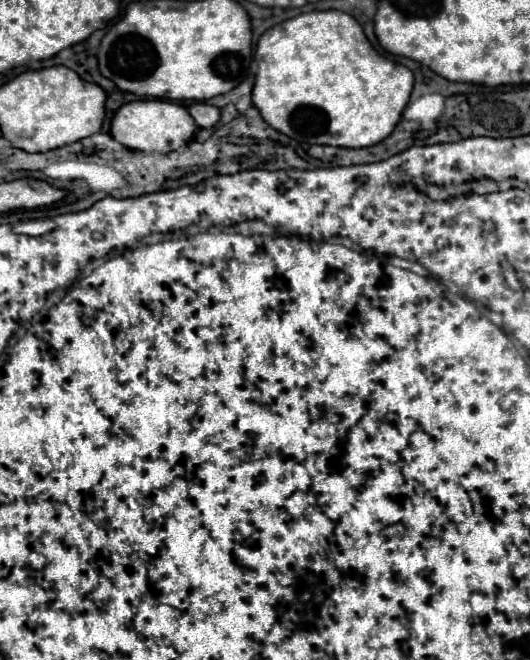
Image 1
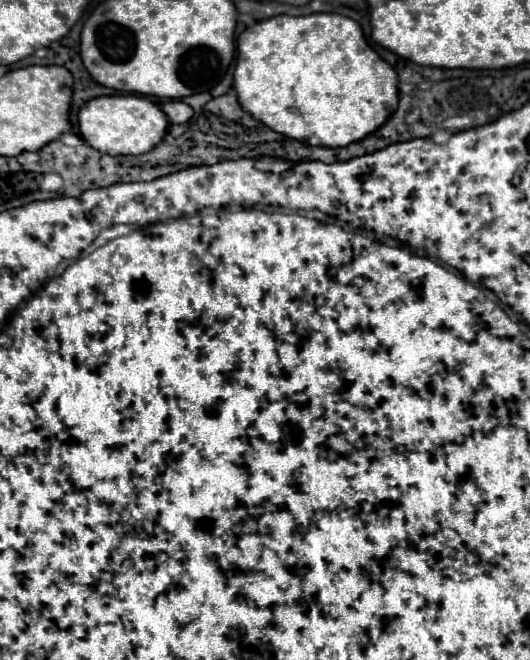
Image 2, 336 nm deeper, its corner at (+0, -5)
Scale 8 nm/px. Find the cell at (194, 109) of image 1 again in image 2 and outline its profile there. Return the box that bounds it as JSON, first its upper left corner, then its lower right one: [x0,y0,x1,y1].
[162,101,194,123]

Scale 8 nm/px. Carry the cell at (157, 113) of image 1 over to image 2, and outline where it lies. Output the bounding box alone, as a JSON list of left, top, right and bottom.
[78,95,168,155]

